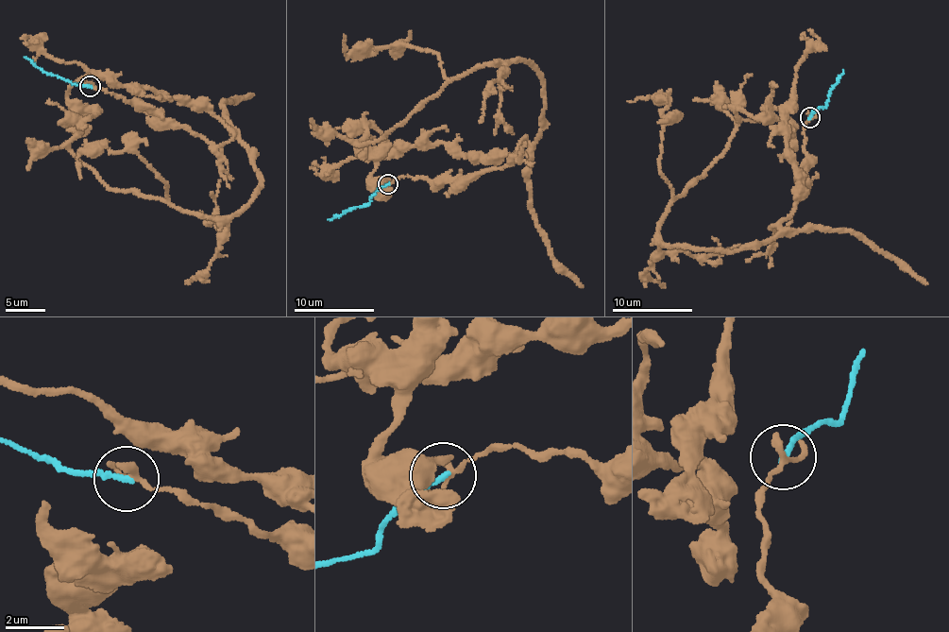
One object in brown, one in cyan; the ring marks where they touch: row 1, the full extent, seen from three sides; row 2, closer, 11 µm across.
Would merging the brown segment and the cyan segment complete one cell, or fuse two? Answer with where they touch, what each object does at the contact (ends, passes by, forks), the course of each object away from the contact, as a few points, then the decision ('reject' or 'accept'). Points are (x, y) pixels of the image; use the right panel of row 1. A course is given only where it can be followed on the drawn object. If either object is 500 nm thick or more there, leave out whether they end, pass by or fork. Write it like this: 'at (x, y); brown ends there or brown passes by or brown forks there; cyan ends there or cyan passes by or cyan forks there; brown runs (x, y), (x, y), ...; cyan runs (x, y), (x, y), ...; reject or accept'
at (809, 117); brown ends there; cyan ends there; brown runs (810, 117), (807, 171), (774, 238), (664, 244), (657, 226), (713, 165), (737, 109), (785, 121), (791, 153); cyan runs (810, 116), (824, 107), (843, 70); reject

